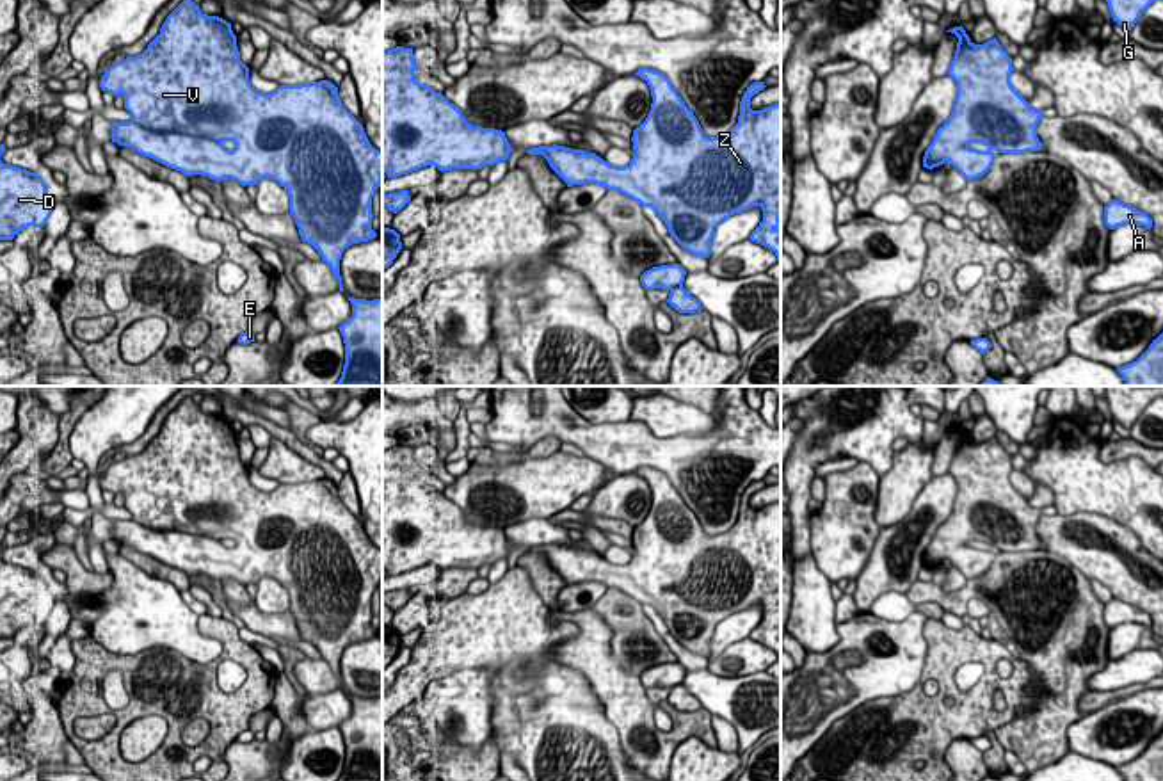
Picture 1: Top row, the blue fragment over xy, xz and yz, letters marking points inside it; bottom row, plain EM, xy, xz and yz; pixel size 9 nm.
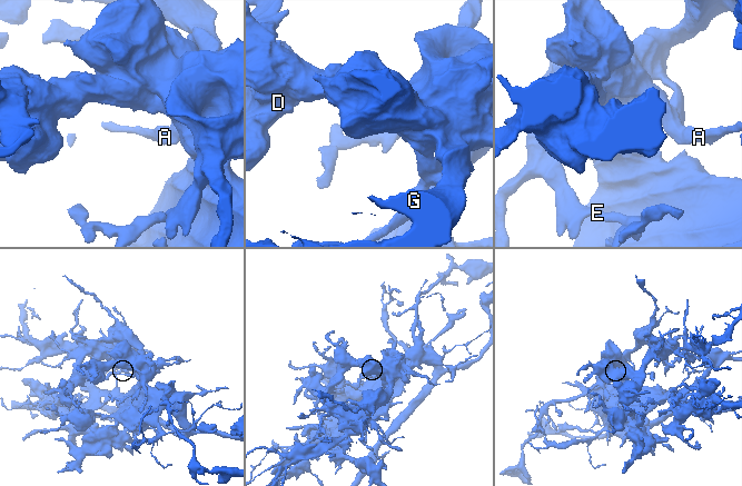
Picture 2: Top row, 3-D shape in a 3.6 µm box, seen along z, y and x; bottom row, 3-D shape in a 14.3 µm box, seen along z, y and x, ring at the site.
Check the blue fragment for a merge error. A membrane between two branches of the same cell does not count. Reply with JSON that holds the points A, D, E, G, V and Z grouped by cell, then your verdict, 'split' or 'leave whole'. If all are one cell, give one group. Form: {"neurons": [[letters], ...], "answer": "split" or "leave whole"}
{"neurons": [["A", "D", "E", "G", "V", "Z"]], "answer": "leave whole"}

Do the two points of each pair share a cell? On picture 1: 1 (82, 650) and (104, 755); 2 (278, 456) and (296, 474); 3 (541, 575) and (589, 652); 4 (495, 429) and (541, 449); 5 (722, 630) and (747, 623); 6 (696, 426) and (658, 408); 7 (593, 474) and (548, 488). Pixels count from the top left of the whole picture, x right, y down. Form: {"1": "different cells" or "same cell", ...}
{"1": "same cell", "2": "same cell", "3": "different cells", "4": "different cells", "5": "same cell", "6": "same cell", "7": "same cell"}

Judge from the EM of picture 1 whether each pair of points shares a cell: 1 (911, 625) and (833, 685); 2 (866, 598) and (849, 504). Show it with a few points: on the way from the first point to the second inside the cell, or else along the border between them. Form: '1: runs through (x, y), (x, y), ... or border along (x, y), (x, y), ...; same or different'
1: runs through (893, 644), (879, 659), (852, 673); same
2: border along (881, 532), (856, 580); different

